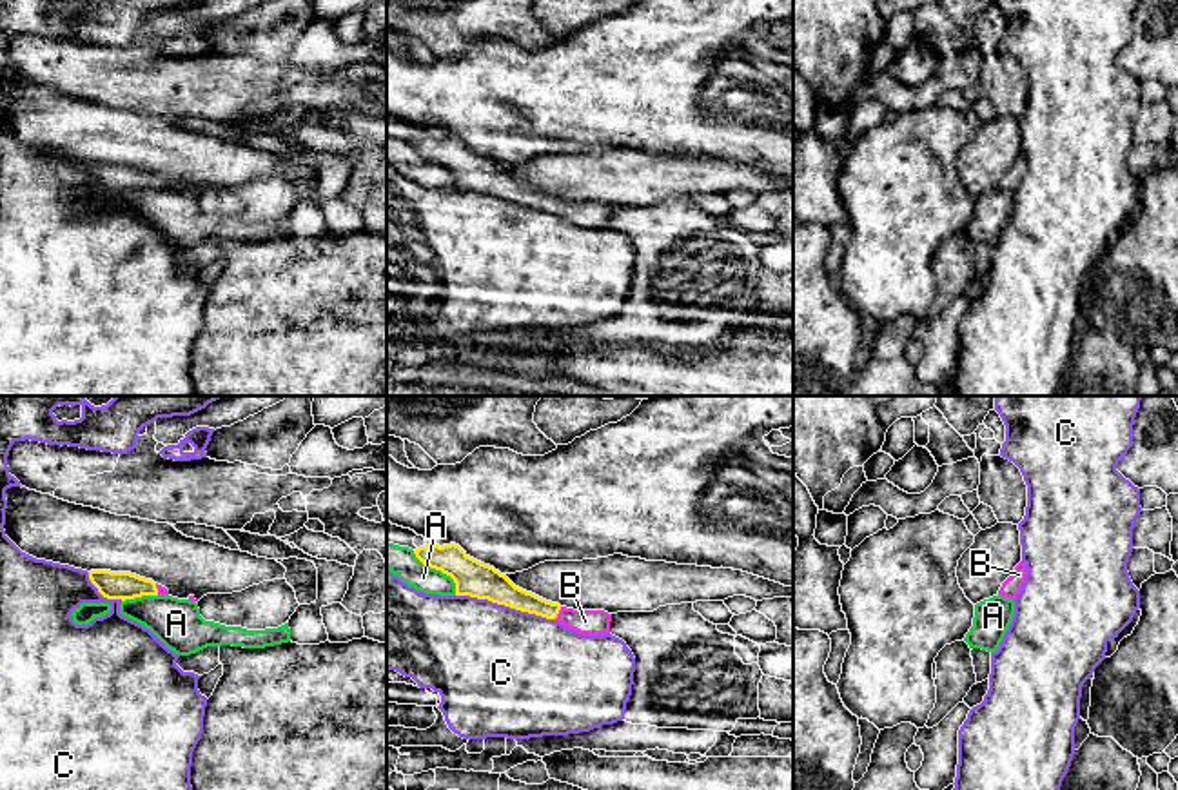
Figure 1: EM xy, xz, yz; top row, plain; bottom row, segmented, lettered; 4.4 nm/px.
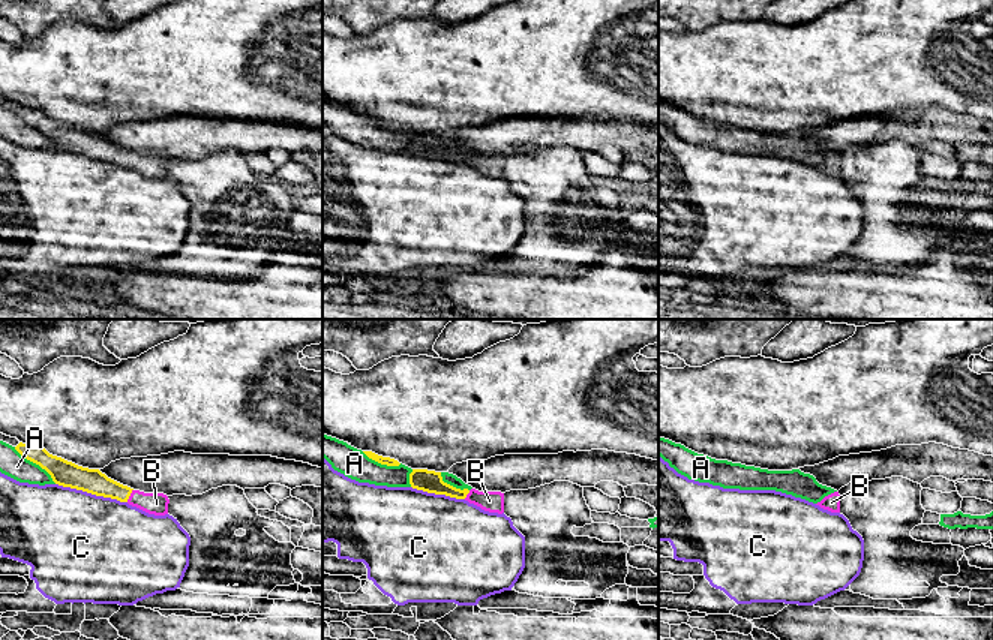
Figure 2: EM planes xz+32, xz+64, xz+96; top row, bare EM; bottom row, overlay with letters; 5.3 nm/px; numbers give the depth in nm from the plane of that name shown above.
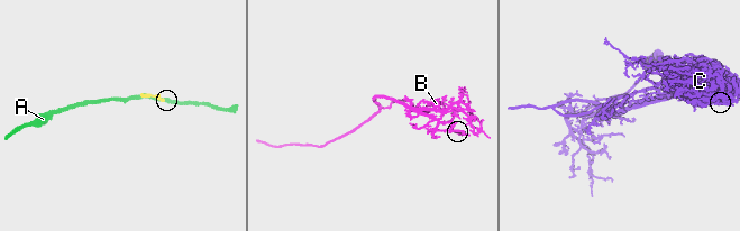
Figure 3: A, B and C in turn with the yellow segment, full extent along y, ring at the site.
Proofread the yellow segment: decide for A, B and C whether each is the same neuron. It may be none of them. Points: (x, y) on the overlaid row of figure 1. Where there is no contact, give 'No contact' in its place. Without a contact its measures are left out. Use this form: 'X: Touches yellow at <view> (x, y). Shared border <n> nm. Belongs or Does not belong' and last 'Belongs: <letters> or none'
A: Touches yellow at xz (440, 569). Shared border 280 nm. Does not belong
B: Touches yellow at xz (558, 612). Shared border 70 nm. Belongs
C: Touches yellow at xz (505, 605). Shared border 440 nm. Does not belong
Belongs: B

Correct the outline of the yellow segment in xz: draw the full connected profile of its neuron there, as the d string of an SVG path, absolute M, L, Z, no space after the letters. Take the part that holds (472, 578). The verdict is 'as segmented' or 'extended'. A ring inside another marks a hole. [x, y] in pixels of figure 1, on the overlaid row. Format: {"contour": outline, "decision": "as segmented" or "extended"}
{"contour": "M428 543L416 548L414 554L423 565L450 576L456 583L456 596L488 599L521 612L554 619L579 634L610 634L612 614L604 610L574 610L546 601L515 587L505 574L470 558L456 543L443 547Z", "decision": "extended"}

